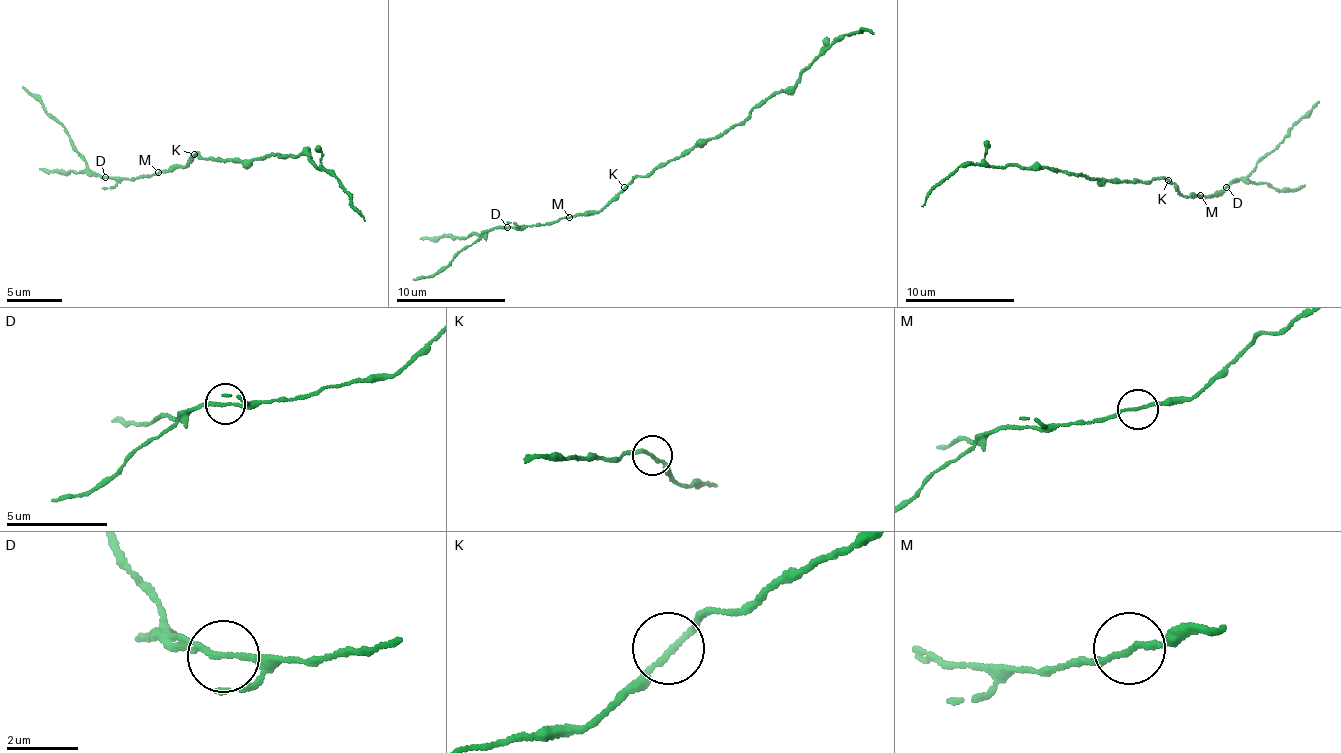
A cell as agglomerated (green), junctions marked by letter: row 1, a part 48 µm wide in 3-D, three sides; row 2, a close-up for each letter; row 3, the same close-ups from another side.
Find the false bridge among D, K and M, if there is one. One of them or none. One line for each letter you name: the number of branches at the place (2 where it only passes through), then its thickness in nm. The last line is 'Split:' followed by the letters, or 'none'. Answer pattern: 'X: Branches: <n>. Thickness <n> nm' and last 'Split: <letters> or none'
D: Branches: 2. Thickness 140 nm
Split: D

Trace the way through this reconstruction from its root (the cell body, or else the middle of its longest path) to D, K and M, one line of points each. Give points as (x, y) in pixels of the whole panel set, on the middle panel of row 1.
D: (650, 173), (633, 179), (613, 202), (597, 212), (576, 213), (527, 228), (508, 226)
K: (650, 173), (638, 175), (624, 187)
M: (650, 173), (633, 179), (603, 209), (569, 217)

